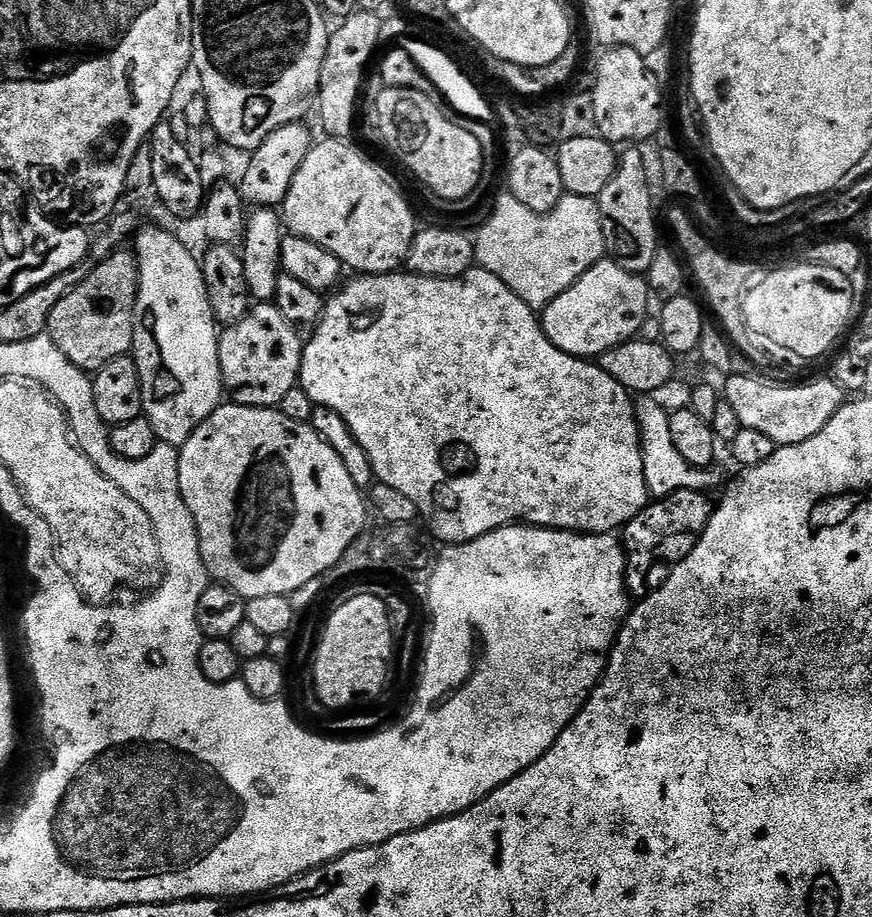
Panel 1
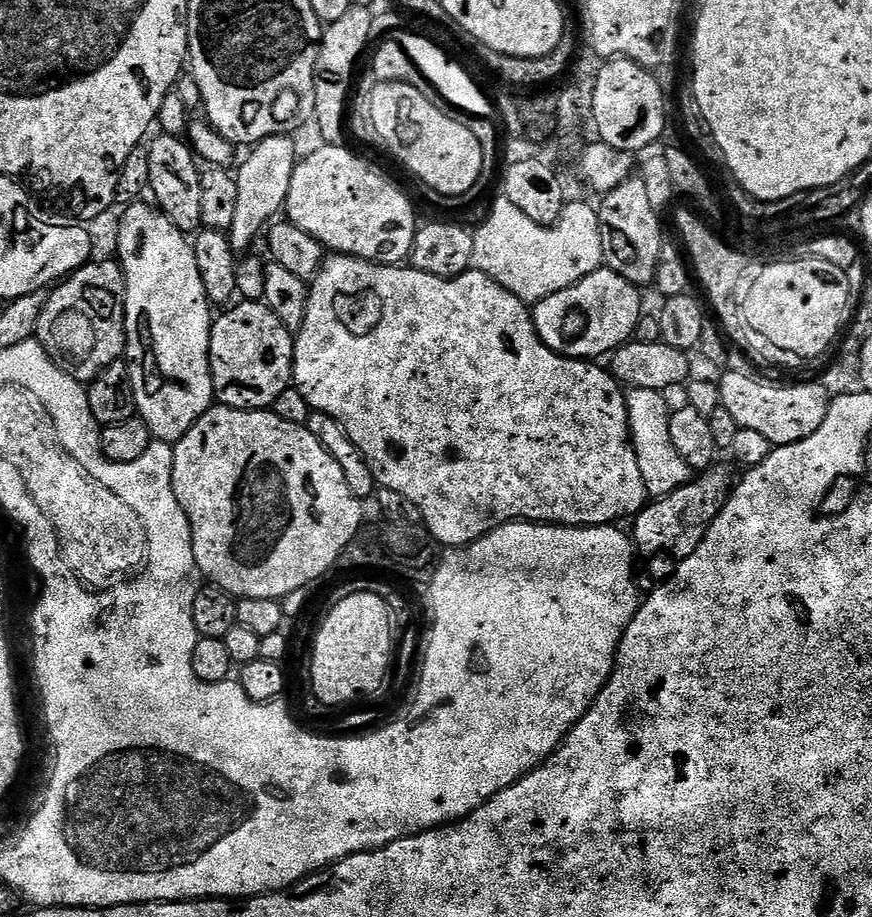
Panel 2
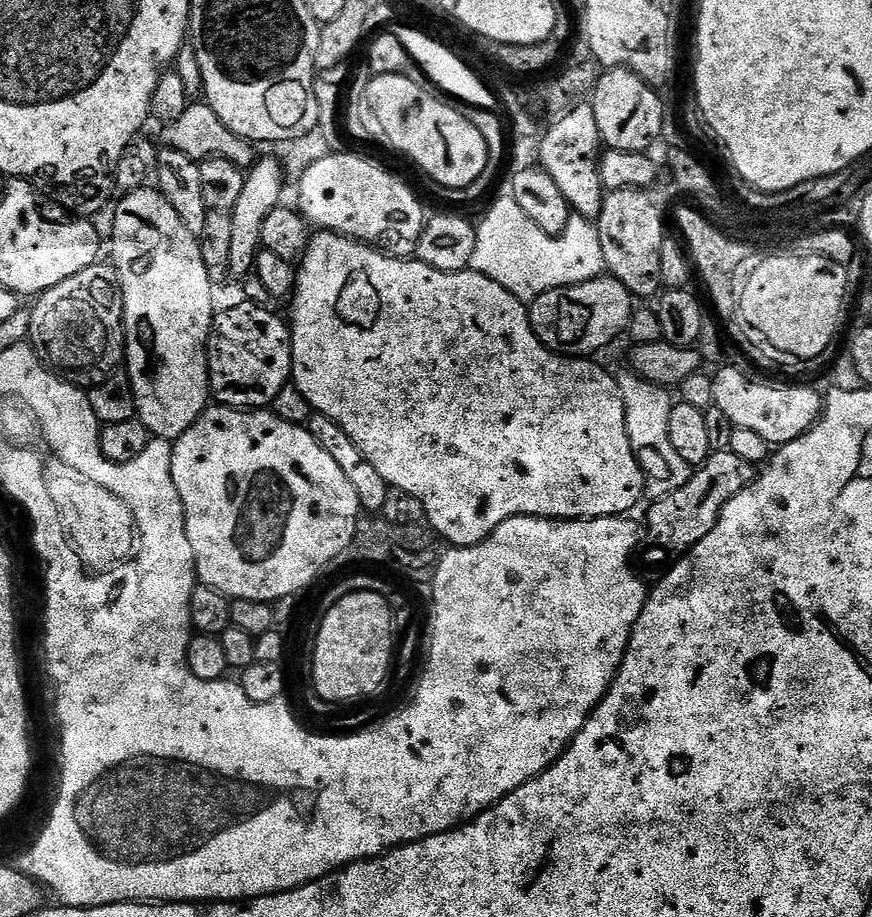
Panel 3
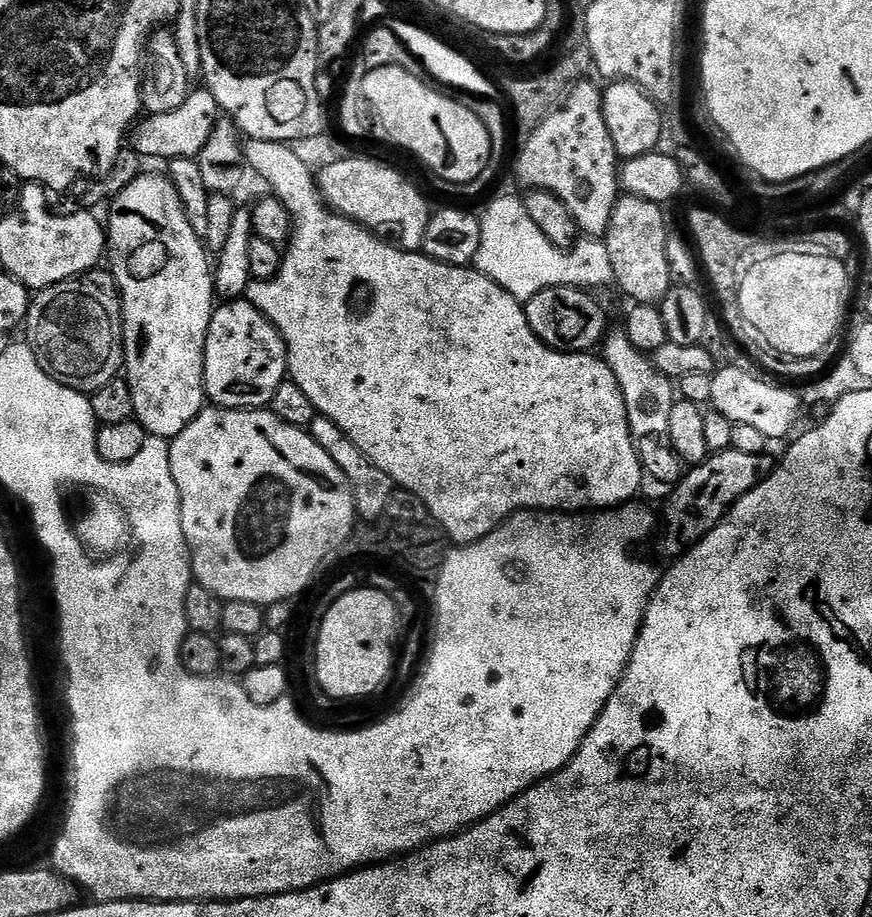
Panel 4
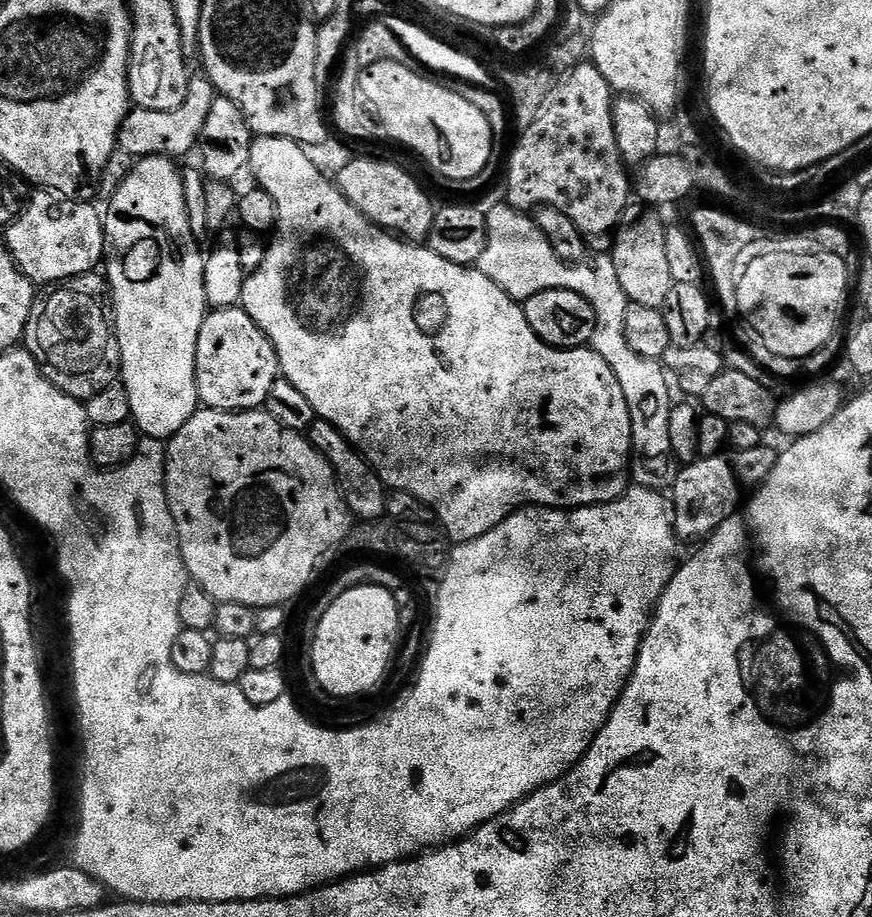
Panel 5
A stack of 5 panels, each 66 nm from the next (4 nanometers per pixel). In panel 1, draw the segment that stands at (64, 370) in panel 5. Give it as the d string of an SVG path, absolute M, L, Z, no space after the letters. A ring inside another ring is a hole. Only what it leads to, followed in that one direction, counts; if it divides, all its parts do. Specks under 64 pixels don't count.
M113 251L111 256L105 256L95 265L93 272L89 271L84 280L54 310L48 319L47 336L54 342L57 353L63 356L68 363L78 366L82 371L94 374L106 362L110 362L119 356L131 353L132 339L134 338L134 310L136 309L136 295L138 294L138 266L135 255L131 251Z

